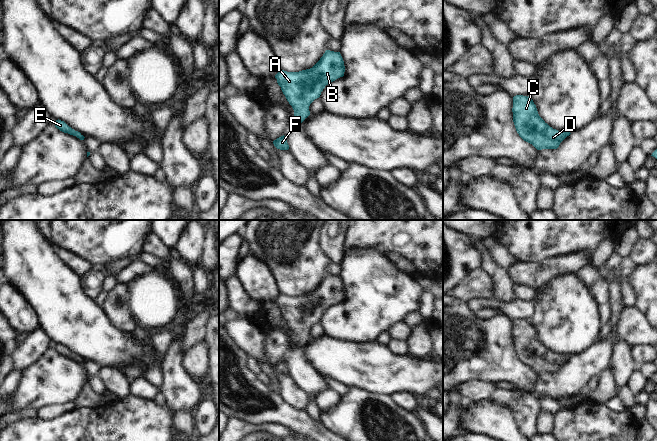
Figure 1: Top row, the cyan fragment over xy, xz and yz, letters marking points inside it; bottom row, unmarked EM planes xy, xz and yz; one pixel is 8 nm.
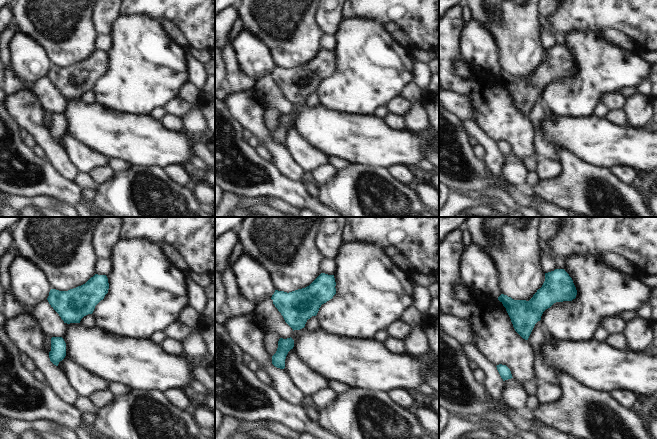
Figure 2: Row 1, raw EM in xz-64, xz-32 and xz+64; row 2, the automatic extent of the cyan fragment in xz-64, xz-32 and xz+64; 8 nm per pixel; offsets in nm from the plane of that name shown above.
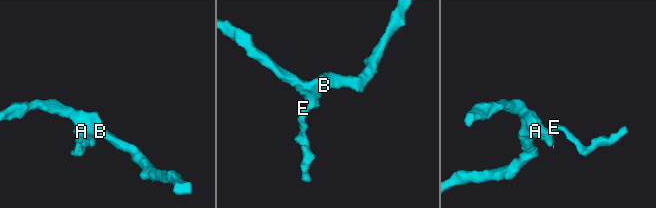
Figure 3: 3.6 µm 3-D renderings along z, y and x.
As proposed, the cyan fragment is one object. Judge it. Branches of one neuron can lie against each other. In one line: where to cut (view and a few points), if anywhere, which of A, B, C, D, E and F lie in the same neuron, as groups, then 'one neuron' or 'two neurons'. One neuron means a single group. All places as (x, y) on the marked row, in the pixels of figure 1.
cut none; groups A B C D E F; one neuron

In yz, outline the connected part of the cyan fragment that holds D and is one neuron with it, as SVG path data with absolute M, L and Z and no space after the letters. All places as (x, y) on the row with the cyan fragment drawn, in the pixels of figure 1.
M531 96L513 97L513 122L519 136L537 150L557 149L571 133L550 127L538 114Z

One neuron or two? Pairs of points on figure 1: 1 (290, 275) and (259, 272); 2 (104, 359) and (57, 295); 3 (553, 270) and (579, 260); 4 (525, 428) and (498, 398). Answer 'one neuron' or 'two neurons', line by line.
1: two neurons
2: one neuron
3: one neuron
4: one neuron

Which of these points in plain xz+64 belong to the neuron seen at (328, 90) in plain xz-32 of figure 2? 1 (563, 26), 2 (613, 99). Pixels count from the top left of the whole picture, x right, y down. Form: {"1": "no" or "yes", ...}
{"1": "no", "2": "no"}

